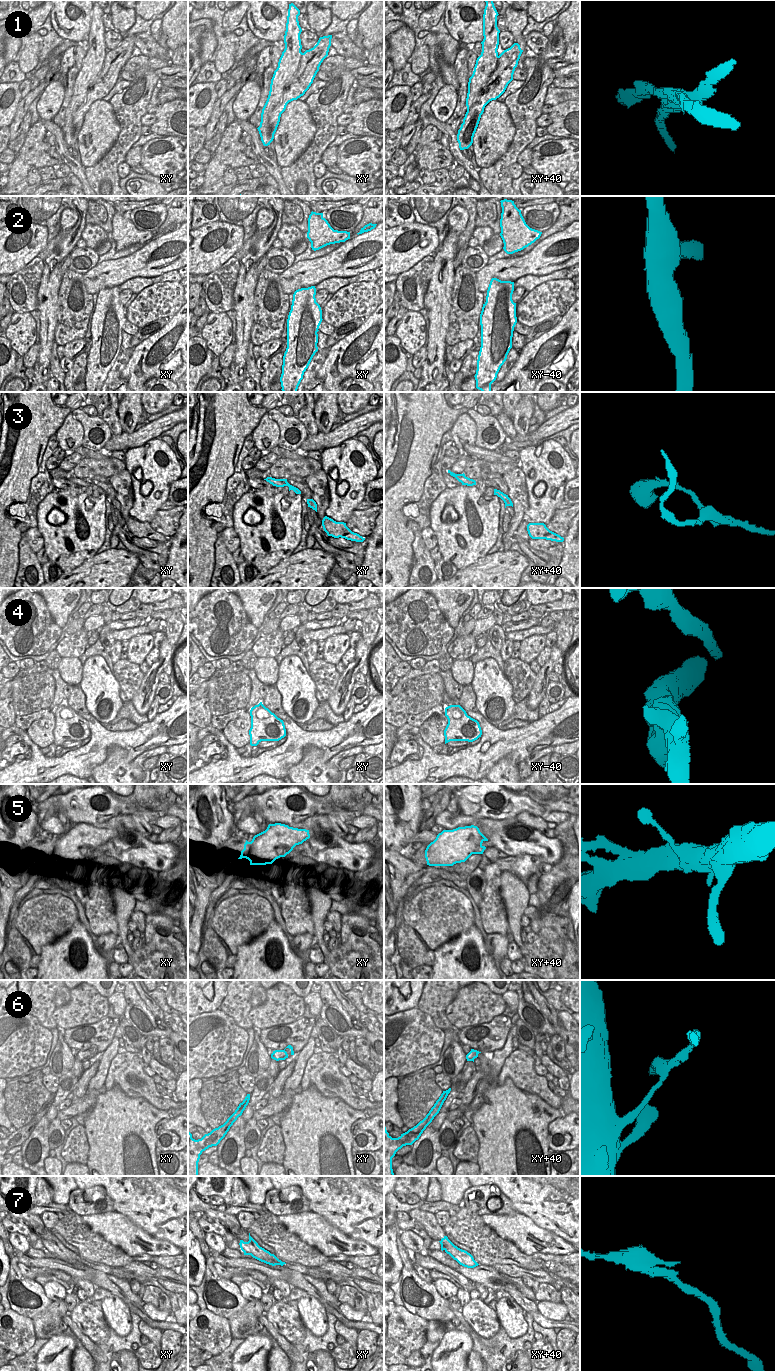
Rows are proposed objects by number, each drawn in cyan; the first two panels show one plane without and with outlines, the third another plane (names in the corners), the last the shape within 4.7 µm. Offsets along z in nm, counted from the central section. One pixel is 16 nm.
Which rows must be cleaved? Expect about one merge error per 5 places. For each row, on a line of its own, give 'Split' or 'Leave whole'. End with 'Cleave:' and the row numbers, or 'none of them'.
1: Split
2: Leave whole
3: Leave whole
4: Leave whole
5: Leave whole
6: Split
7: Split
Cleave: 1, 6, 7

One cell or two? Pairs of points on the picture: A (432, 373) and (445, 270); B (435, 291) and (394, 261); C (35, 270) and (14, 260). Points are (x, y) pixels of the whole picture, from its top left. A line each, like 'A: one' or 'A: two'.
A: one
B: two
C: two

